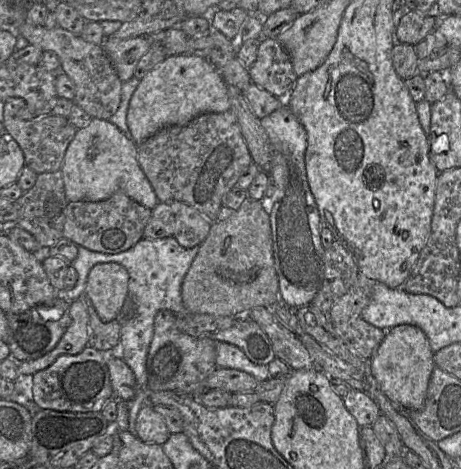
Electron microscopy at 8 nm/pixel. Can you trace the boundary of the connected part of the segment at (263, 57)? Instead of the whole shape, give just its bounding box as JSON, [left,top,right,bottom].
[249,38,298,101]

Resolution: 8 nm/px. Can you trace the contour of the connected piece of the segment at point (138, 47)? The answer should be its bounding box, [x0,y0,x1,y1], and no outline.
[102,37,150,83]

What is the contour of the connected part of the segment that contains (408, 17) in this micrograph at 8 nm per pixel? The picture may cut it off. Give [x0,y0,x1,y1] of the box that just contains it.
[395,11,438,45]

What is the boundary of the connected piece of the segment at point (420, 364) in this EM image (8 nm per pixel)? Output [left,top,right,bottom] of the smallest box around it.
[369,324,436,410]

